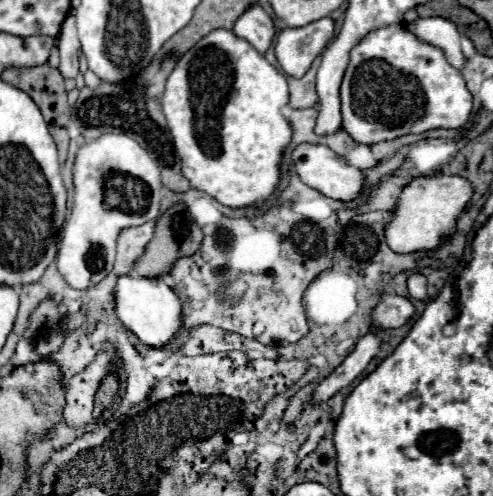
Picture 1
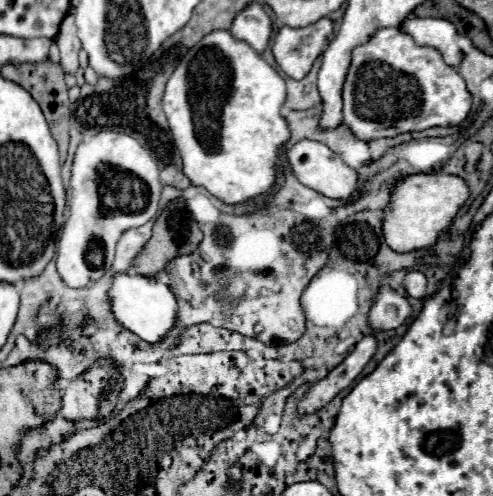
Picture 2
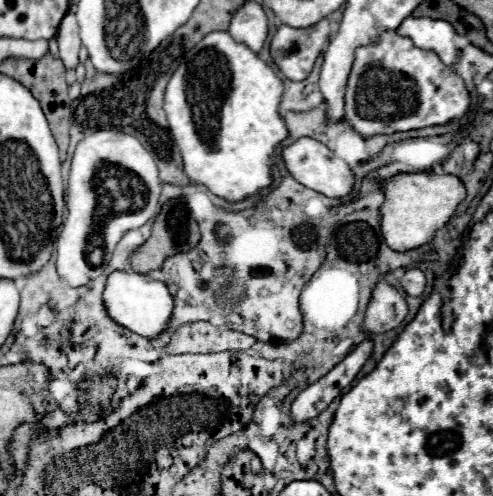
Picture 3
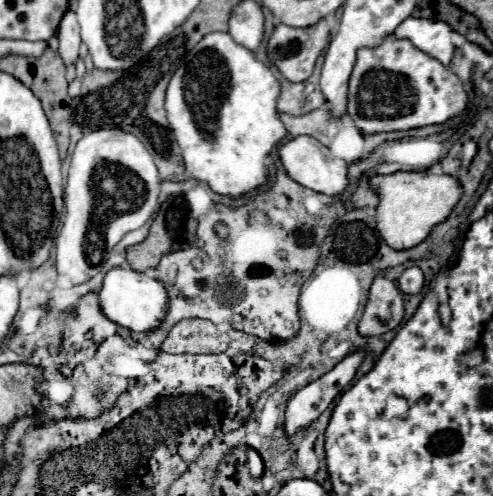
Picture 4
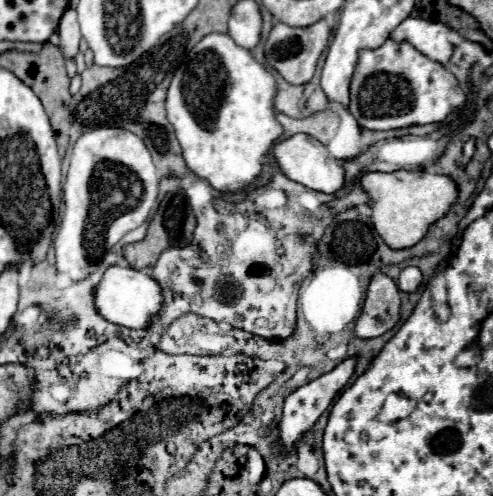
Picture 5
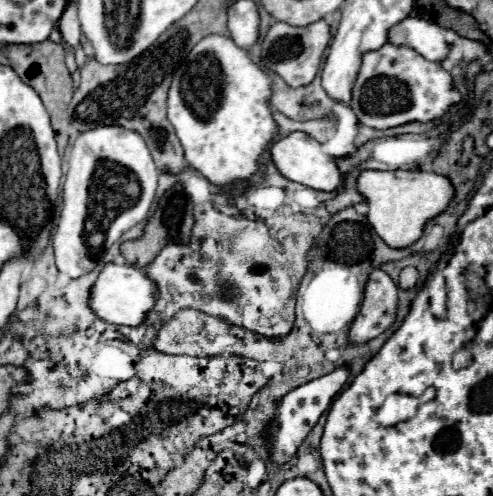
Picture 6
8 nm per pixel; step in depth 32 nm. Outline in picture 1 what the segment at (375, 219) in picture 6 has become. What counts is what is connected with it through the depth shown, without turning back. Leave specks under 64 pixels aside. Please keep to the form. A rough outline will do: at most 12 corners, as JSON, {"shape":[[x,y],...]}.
{"shape":[[462,176],[402,186],[386,242],[398,254],[450,236],[472,186]]}

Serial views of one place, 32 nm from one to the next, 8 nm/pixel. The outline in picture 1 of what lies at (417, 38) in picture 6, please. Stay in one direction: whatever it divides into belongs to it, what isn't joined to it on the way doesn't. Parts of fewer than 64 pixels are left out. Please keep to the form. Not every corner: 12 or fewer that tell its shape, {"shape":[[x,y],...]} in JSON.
{"shape":[[446,18],[404,24],[420,42],[440,48],[454,68],[464,66],[460,34]]}

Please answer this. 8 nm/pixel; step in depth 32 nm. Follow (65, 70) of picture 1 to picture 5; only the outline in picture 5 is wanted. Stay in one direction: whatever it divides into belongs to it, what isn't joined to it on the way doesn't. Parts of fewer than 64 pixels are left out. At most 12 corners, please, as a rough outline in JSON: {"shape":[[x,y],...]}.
{"shape":[[68,8],[58,24],[60,48],[74,58],[80,48],[76,10]]}

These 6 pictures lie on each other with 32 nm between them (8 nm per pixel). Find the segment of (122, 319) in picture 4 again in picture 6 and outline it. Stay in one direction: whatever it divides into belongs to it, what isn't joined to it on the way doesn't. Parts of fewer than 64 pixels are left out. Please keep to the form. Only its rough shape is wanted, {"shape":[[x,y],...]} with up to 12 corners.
{"shape":[[132,264],[102,268],[90,288],[92,312],[110,324],[140,326],[152,280]]}

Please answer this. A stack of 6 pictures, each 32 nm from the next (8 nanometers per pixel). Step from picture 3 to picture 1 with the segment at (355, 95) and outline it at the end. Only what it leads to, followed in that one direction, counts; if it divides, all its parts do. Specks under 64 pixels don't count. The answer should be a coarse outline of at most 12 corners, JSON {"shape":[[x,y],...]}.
{"shape":[[402,24],[352,48],[342,128],[368,146],[460,128],[472,94]]}

